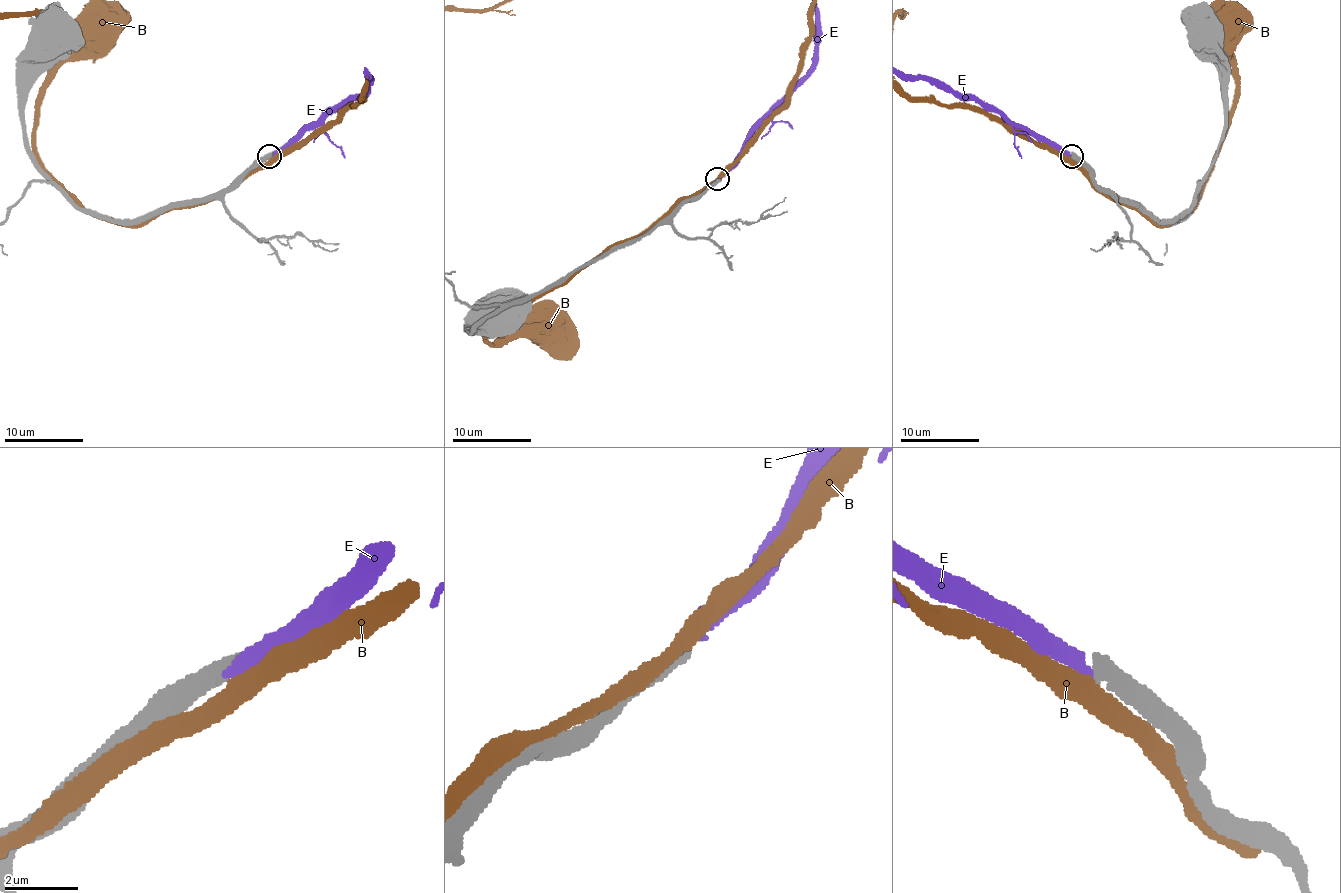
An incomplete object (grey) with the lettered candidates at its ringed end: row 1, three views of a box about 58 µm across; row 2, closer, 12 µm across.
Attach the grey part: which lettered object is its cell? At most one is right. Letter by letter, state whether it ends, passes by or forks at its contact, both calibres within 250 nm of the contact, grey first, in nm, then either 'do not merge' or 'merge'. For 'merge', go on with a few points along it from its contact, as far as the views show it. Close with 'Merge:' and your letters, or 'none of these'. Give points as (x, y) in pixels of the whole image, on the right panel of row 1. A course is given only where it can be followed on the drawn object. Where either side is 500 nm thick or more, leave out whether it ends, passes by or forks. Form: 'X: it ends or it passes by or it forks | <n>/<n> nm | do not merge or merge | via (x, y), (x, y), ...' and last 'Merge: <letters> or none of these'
B: 500/440 nm | do not merge
E: 500/360 nm | merge
Merge: E

